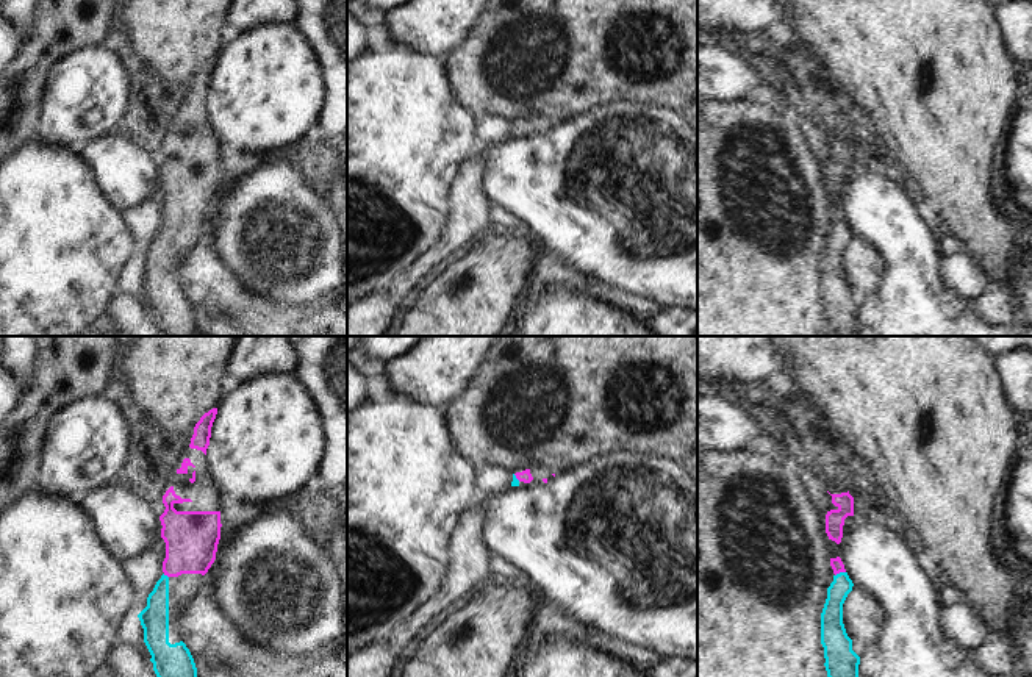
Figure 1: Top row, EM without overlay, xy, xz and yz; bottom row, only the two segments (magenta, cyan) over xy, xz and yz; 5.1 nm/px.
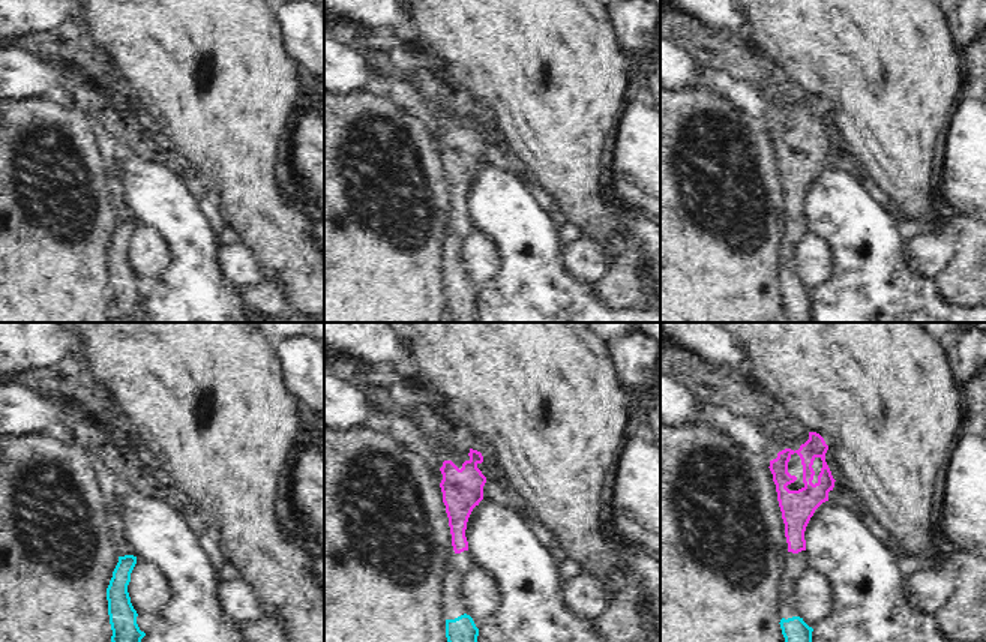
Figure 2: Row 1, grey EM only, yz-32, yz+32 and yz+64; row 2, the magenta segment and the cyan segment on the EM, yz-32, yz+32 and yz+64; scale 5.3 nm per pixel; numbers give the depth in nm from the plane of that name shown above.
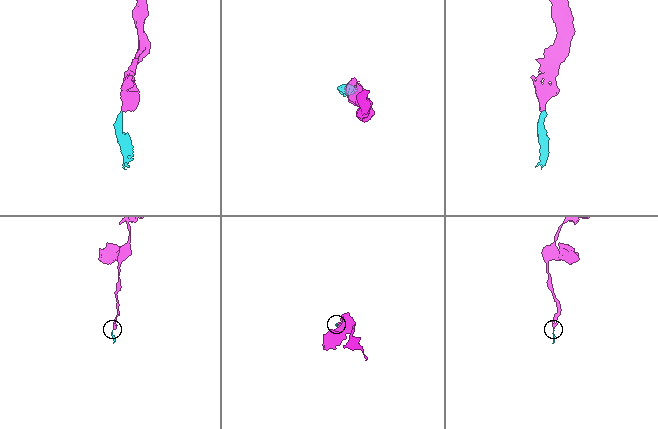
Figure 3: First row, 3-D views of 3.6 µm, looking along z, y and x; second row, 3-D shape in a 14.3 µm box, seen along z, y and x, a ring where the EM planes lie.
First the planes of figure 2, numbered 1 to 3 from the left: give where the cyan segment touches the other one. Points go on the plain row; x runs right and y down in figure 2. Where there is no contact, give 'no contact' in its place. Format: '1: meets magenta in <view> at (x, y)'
1: no contact
2: no contact
3: no contact

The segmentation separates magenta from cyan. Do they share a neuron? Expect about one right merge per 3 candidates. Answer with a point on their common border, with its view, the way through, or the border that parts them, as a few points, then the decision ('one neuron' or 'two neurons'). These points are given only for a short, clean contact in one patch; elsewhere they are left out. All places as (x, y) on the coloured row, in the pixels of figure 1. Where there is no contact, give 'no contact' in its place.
yz (840, 571) | across yz (837, 565), (840, 571), (840, 588), (832, 613) | one neuron

